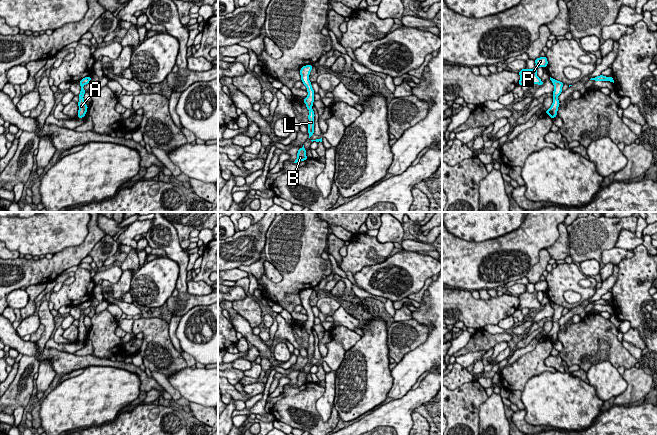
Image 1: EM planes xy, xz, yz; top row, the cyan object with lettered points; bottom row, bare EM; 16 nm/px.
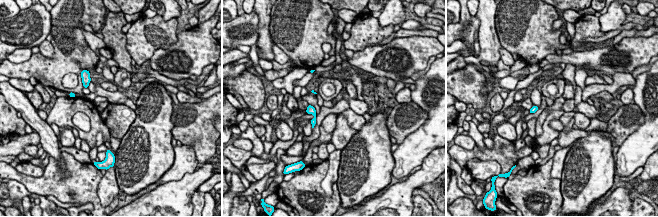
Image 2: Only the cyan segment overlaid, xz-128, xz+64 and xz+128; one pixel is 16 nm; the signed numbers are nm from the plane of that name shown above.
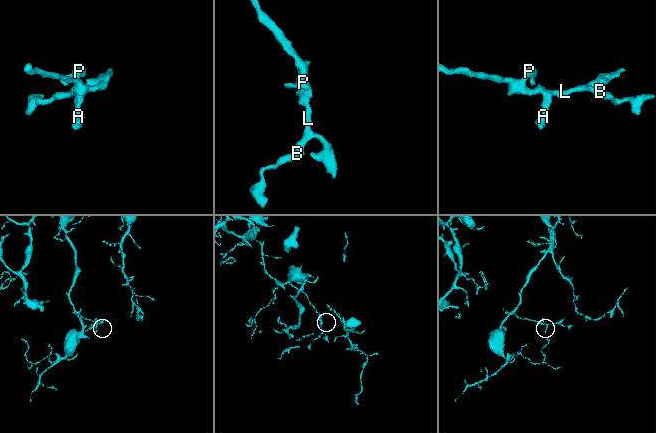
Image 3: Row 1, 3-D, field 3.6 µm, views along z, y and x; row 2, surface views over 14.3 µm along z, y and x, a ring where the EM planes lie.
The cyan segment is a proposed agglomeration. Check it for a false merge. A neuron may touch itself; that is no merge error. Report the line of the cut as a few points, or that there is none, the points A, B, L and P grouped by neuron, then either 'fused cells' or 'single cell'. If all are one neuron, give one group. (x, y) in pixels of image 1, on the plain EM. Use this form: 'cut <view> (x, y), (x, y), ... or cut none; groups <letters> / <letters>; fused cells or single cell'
cut none; groups A B L P; single cell

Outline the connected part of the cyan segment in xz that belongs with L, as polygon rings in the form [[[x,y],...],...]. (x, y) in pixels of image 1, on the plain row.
[[[305,289],[300,293],[301,305],[306,310],[307,316],[308,316],[307,321],[303,323],[304,327],[306,328],[307,333],[309,334],[309,339],[308,339],[309,347],[307,349],[308,357],[309,357],[308,363],[310,363],[311,360],[314,358],[313,354],[314,354],[314,350],[315,350],[315,348],[314,348],[315,338],[312,333],[315,316],[314,316],[311,306],[309,304],[309,299],[310,299],[312,292],[313,292],[313,289]]]

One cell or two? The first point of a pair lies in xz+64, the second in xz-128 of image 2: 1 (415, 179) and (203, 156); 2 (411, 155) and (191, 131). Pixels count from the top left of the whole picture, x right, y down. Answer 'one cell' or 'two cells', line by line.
1: two cells
2: two cells

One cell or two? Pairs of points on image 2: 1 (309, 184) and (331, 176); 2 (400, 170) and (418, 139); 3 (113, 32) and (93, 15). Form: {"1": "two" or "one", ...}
{"1": "two", "2": "one", "3": "two"}

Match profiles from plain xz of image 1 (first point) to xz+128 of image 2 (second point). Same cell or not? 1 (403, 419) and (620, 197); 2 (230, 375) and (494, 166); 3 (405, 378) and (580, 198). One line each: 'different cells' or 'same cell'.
1: same cell
2: different cells
3: different cells

